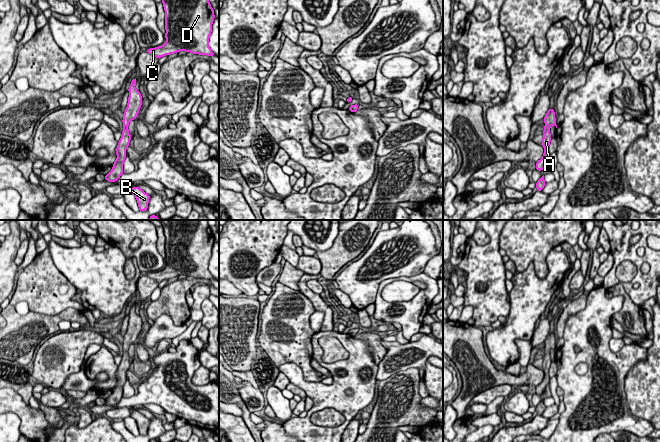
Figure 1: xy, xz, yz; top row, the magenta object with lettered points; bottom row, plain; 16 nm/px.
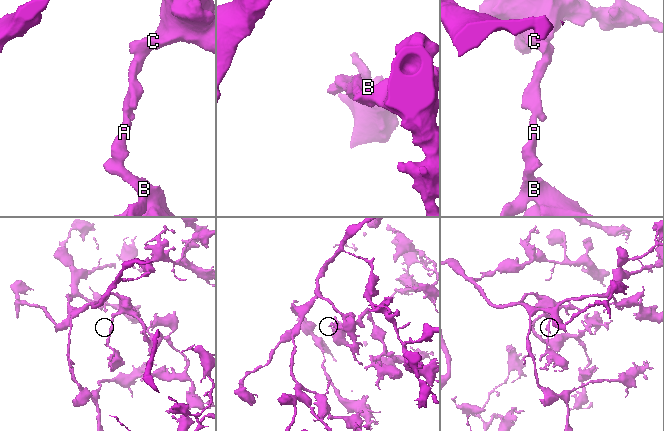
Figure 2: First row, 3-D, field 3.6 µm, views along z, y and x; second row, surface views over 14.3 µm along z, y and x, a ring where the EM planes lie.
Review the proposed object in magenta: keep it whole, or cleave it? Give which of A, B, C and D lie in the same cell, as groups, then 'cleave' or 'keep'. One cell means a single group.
A B C D | keep

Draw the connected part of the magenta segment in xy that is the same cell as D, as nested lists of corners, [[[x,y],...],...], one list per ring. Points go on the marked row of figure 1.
[[[162,0],[162,3],[166,42],[146,52],[158,59],[181,50],[215,56],[208,45],[215,18],[209,0]]]

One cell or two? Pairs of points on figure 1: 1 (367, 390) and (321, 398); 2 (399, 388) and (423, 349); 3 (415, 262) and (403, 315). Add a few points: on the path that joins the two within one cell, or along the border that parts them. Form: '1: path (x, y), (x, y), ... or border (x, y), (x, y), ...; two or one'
1: path (356, 399), (332, 398); one
2: border (419, 369), (407, 368), (399, 370), (390, 376); two
3: border (423, 271), (413, 275), (389, 278); two

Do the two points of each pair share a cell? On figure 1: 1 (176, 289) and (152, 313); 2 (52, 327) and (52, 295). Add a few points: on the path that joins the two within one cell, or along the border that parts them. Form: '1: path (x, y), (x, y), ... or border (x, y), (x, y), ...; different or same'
1: path (170, 295), (158, 307); same
2: border (75, 308), (65, 308), (57, 314), (29, 311); different

